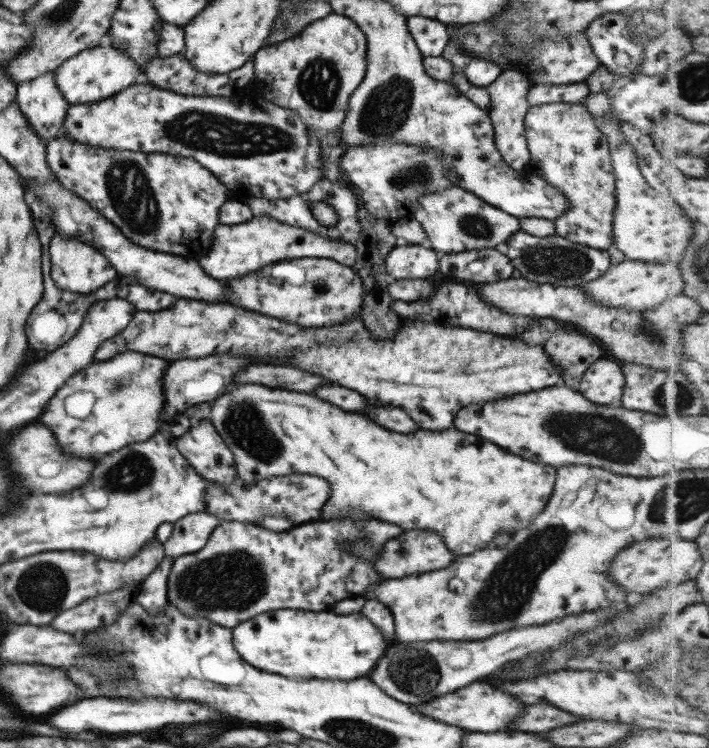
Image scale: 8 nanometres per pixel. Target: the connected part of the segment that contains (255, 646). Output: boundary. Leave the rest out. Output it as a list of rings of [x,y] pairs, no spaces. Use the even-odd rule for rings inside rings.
[[[279,609],[277,612],[265,612],[263,616],[255,616],[247,622],[237,624],[232,632],[232,645],[235,652],[247,664],[287,678],[321,678],[321,680],[353,680],[357,676],[365,676],[375,662],[383,656],[389,642],[382,637],[382,632],[375,628],[367,617],[360,612],[336,615],[331,610],[323,612]]]

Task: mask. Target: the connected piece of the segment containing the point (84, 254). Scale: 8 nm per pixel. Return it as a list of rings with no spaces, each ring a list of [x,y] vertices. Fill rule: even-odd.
[[[55,234],[48,244],[50,256],[50,277],[57,288],[76,294],[90,294],[100,286],[106,285],[116,276],[115,270],[107,259],[91,246],[72,237]]]

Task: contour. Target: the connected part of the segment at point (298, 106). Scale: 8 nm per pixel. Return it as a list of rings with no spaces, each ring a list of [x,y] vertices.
[[[330,13],[312,21],[291,38],[274,45],[262,46],[251,57],[250,63],[257,85],[265,92],[262,96],[265,102],[294,112],[307,126],[307,133],[311,133],[311,137],[319,141],[342,123],[349,95],[363,80],[367,65],[365,55],[366,38],[355,22],[337,13]]]

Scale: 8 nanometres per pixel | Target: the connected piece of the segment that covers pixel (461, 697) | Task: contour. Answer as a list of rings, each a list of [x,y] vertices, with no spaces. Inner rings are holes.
[[[473,682],[465,688],[459,688],[451,694],[437,696],[431,702],[419,704],[415,708],[419,708],[419,712],[423,712],[423,716],[431,716],[433,720],[439,720],[439,722],[445,722],[451,726],[459,726],[459,728],[465,728],[471,732],[495,732],[495,730],[505,730],[517,718],[523,704],[517,702],[515,698],[511,698],[509,694],[493,690],[489,684]]]

